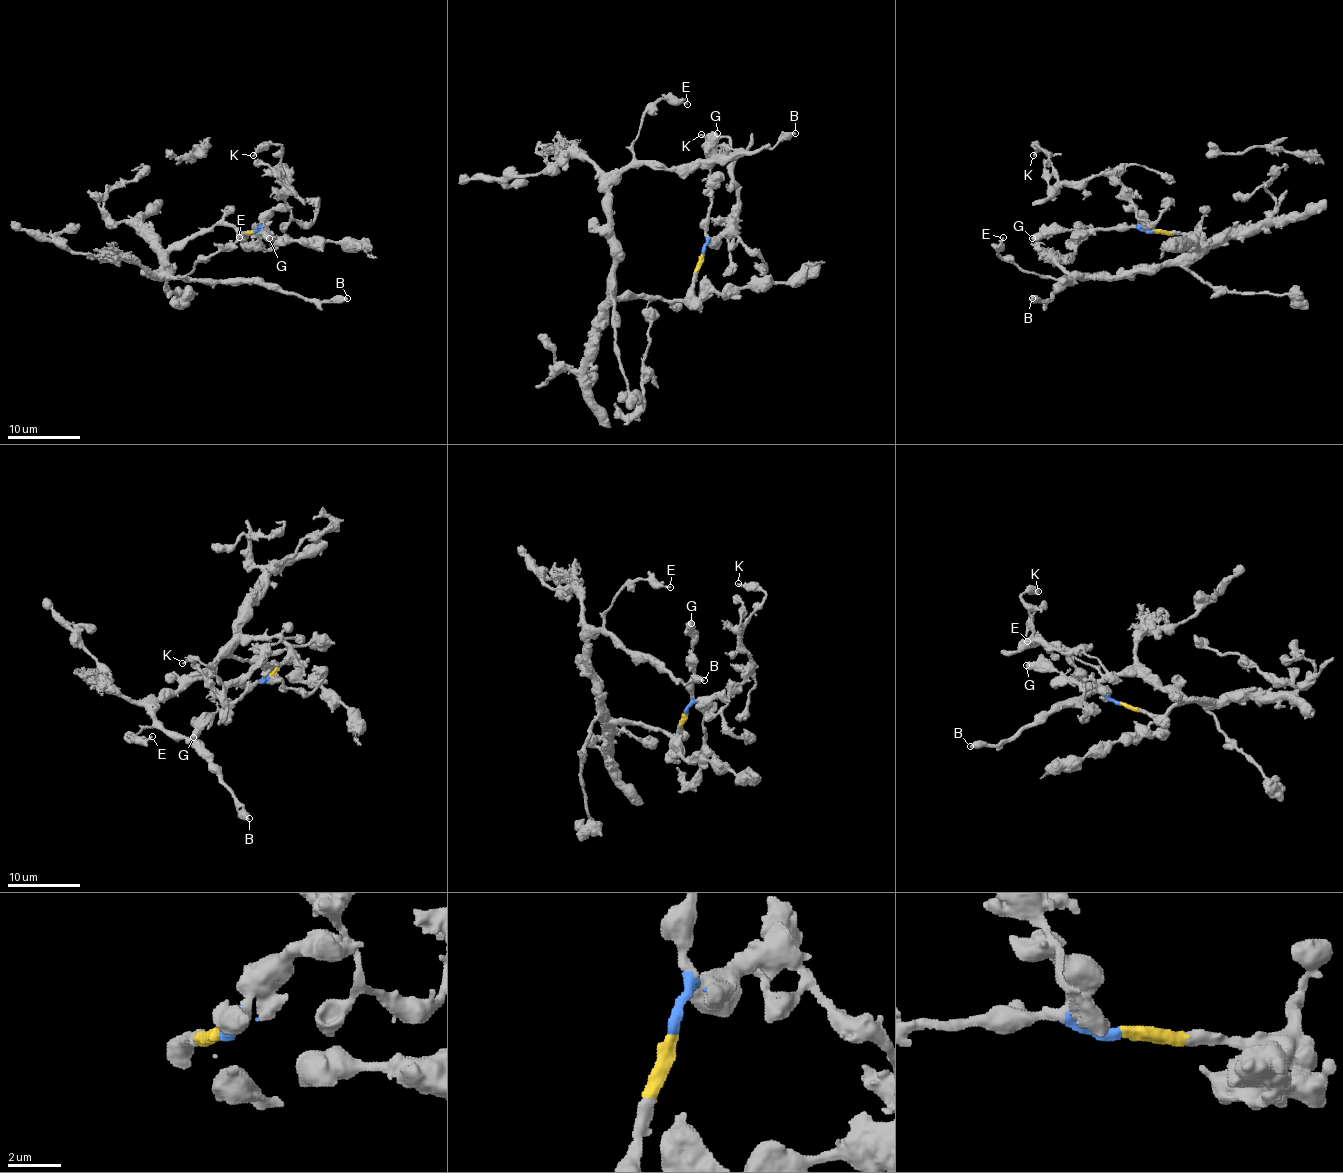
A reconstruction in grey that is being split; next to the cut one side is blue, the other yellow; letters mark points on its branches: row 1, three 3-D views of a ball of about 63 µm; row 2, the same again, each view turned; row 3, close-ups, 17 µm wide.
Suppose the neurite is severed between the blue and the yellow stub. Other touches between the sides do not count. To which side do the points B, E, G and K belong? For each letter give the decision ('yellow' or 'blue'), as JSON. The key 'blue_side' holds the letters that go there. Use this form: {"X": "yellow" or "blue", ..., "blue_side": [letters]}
{"B": "yellow", "E": "yellow", "G": "blue", "K": "blue", "blue_side": ["G", "K"]}

